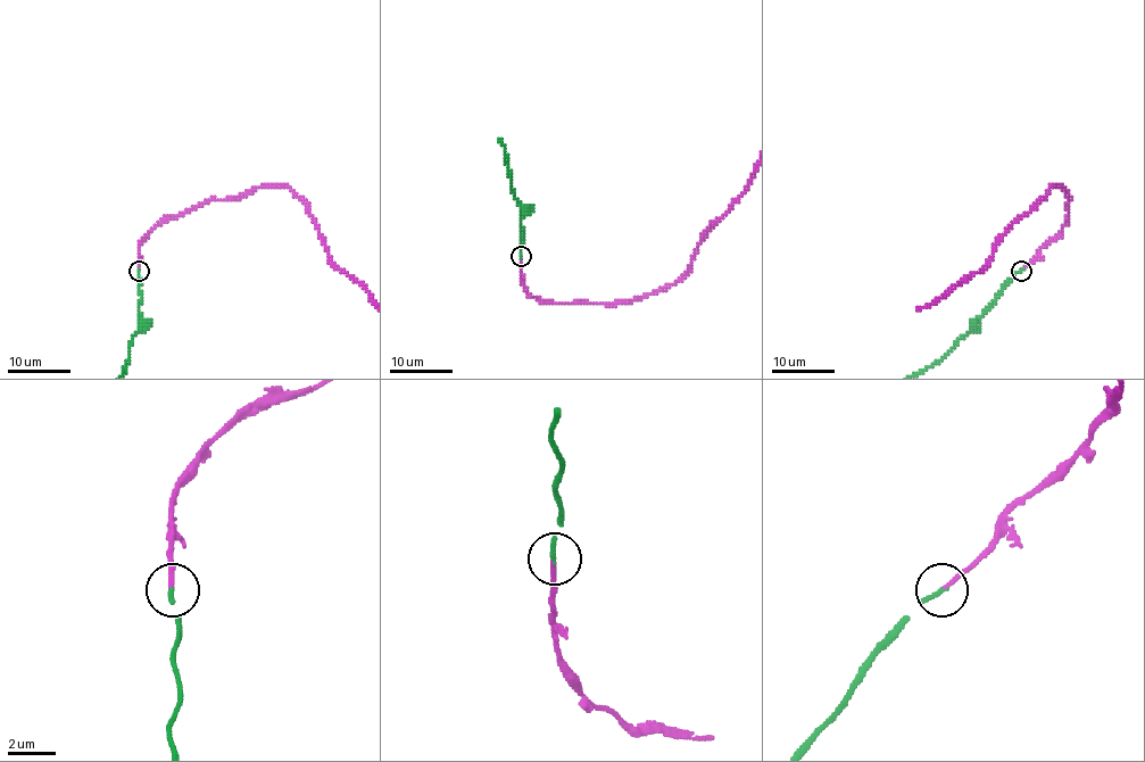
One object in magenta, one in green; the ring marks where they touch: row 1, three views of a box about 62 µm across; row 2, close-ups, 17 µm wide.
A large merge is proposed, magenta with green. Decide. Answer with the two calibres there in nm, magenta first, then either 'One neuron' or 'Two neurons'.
Thickness 190 nm (magenta) against 200 nm. One neuron

